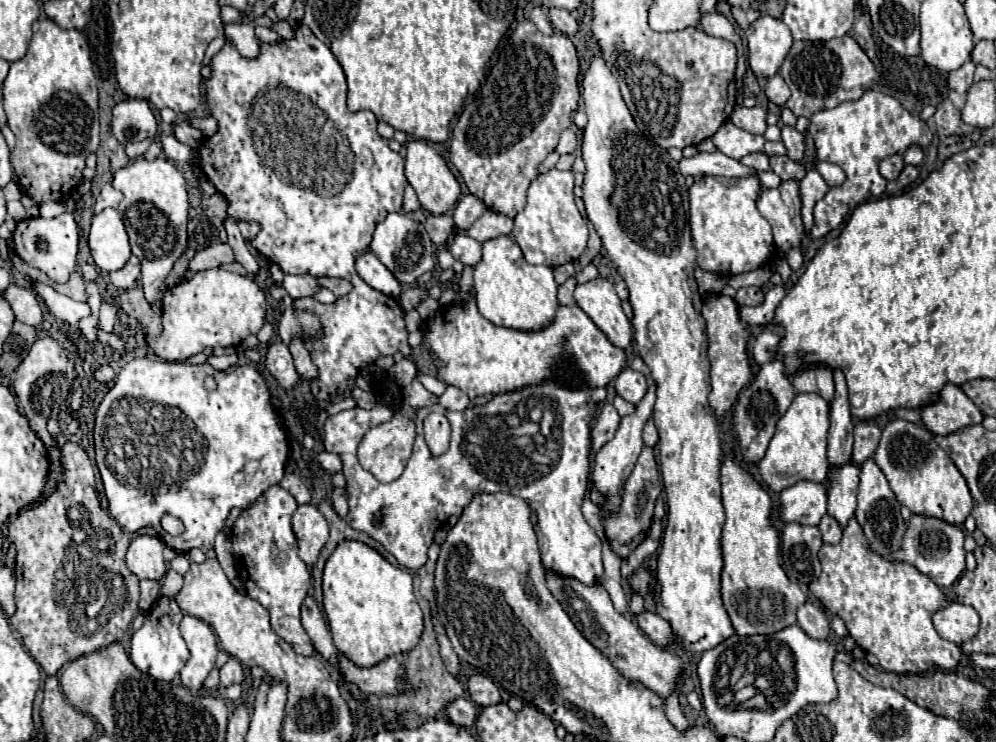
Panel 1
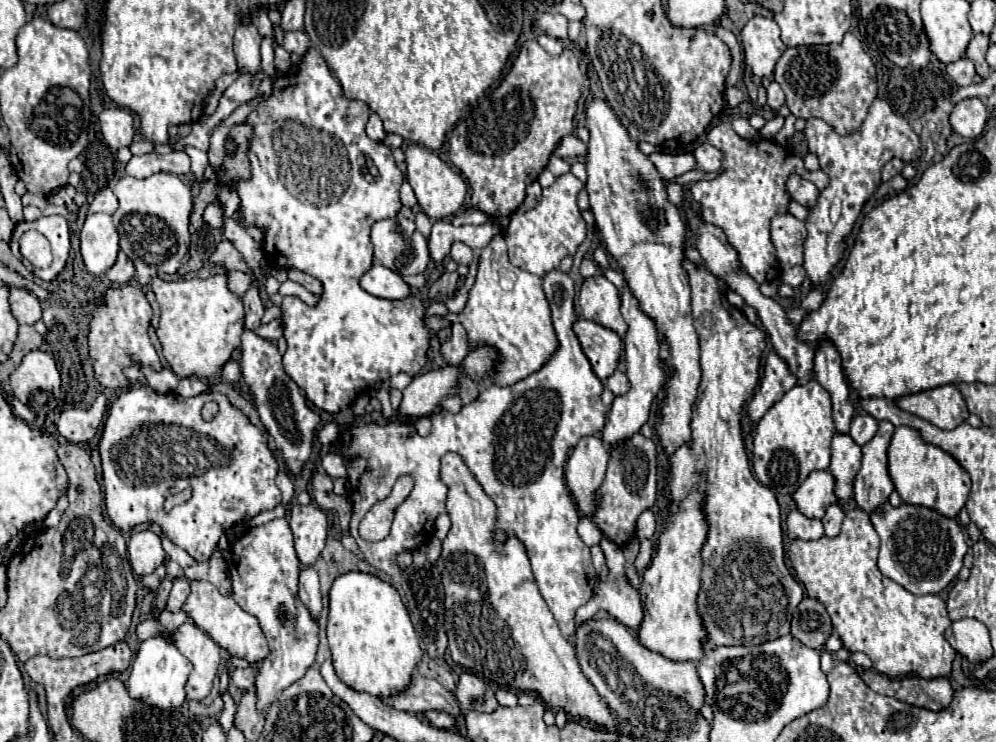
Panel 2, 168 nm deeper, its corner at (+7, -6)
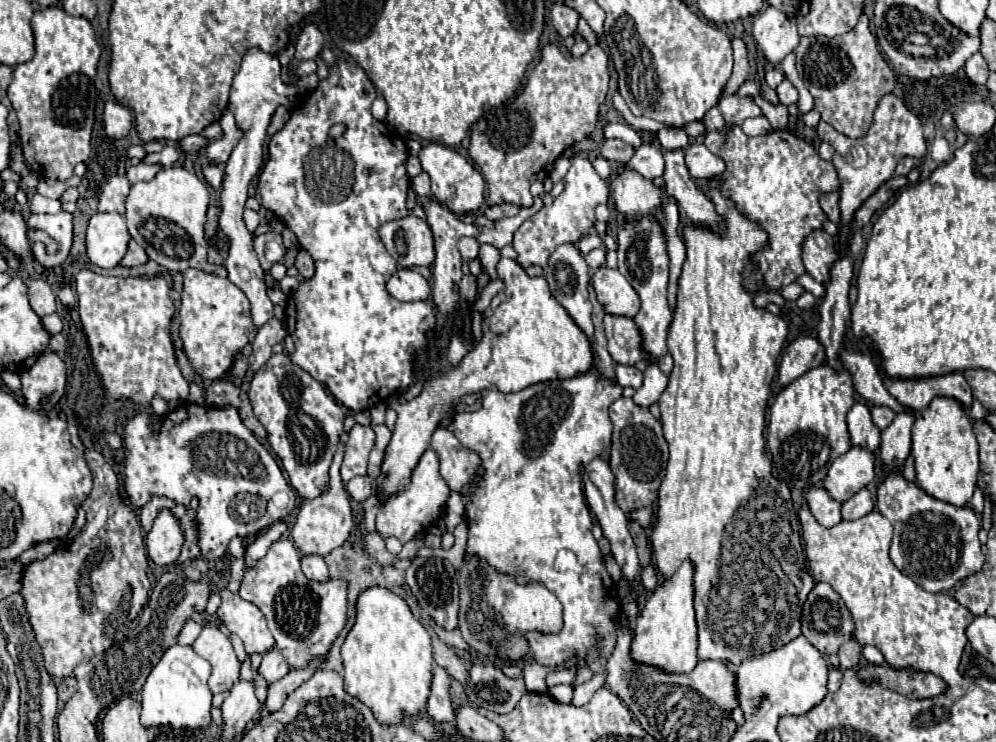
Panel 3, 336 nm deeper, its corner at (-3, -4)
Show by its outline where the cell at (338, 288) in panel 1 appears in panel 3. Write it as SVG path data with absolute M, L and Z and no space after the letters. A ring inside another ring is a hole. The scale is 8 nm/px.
M299 249L299 255L297 255L297 261L295 261L295 267L299 269L299 275L305 277L305 279L311 279L315 275L315 267L313 267L313 259L307 251Z

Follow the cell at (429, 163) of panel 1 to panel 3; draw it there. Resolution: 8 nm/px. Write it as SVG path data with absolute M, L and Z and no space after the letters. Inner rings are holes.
M429 143L421 149L419 161L422 170L431 177L431 191L437 203L445 205L449 211L455 215L465 215L465 213L475 213L479 211L483 199L485 199L485 181L481 173L457 151L441 145L441 143Z

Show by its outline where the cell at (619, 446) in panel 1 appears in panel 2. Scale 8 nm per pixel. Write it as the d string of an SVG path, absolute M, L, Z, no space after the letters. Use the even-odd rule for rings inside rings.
M625 287L621 301L623 301L623 305L621 305L620 311L627 323L627 333L623 337L623 351L625 351L625 365L627 365L627 377L631 381L631 389L625 395L615 397L615 401L611 405L605 429L601 433L603 443L607 447L617 445L619 441L631 437L633 433L637 433L641 429L643 423L647 423L655 395L665 381L665 371L659 367L659 333L657 333L653 319L649 319L641 311L641 307L639 307L637 299L633 297L633 293L629 291L629 287Z

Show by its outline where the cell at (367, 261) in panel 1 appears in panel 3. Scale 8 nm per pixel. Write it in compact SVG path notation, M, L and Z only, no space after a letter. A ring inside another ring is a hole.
M397 269L389 277L385 289L391 297L399 301L419 301L419 299L427 299L431 293L427 279L423 279L413 269Z

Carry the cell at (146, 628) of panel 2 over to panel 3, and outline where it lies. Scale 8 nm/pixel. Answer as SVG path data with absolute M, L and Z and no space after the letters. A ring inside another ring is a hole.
M187 621L187 623L183 625L183 629L179 631L179 635L177 635L177 643L179 643L179 645L191 645L191 643L195 641L195 637L199 635L201 627L203 627L201 623Z

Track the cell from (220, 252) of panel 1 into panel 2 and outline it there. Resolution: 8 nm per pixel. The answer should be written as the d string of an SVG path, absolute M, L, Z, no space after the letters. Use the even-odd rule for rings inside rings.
M223 239L217 247L217 251L211 255L209 259L211 263L217 263L217 265L225 265L227 269L239 269L239 271L249 271L249 265L245 263L245 259L241 257L241 253L233 247L233 243L229 243L227 239Z

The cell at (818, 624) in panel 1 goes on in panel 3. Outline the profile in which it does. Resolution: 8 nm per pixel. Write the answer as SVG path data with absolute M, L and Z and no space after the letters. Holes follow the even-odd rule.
M817 583L803 605L801 629L811 645L815 645L823 655L831 655L837 653L839 647L853 637L853 617L851 611L845 607L843 599L831 589L831 585Z

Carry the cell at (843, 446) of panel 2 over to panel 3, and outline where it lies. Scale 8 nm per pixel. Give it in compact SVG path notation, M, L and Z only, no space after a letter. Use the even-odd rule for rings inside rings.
M855 403L851 407L851 411L847 413L847 427L849 427L849 437L853 447L863 447L871 453L879 449L881 431L873 425L869 407L865 403Z

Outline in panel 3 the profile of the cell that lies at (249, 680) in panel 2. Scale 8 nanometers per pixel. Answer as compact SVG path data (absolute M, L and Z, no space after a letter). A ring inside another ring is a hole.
M271 649L263 655L263 661L261 661L257 673L263 679L267 679L267 683L271 683L271 681L279 681L281 677L285 677L289 673L289 669L287 669L287 663L283 661L281 653L277 649Z

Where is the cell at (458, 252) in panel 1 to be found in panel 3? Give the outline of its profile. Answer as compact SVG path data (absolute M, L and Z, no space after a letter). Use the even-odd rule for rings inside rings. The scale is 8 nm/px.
M471 237L459 239L459 251L461 251L461 257L465 261L477 259L477 255L479 255L479 243L477 243L477 239L471 239Z

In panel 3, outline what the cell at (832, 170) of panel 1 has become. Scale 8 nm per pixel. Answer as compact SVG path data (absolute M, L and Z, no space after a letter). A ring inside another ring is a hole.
M741 127L709 131L705 147L727 163L727 169L715 177L717 189L733 201L741 215L759 223L769 237L767 245L755 253L755 261L759 269L763 269L769 289L779 291L793 283L805 273L799 257L803 237L811 233L811 229L821 229L825 221L825 213L821 211L817 197L839 189L839 177L833 163L823 161L809 143L789 131L771 131L761 137L749 137Z

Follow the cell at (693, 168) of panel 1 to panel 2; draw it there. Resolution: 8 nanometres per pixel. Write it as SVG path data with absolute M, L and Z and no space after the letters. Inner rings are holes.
M651 153L649 161L655 165L657 173L663 179L673 179L673 177L685 173L685 171L695 169L695 159L693 159L691 153L677 153L677 155L671 155L671 153Z

